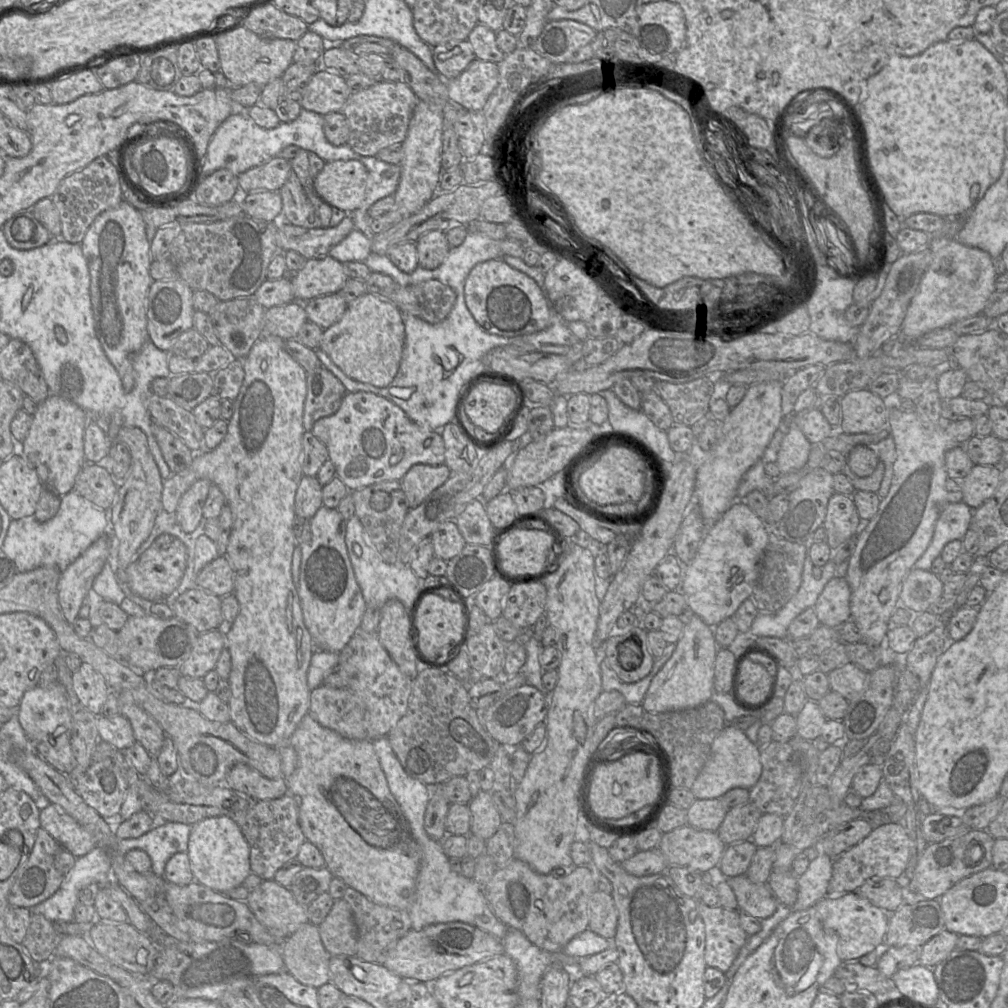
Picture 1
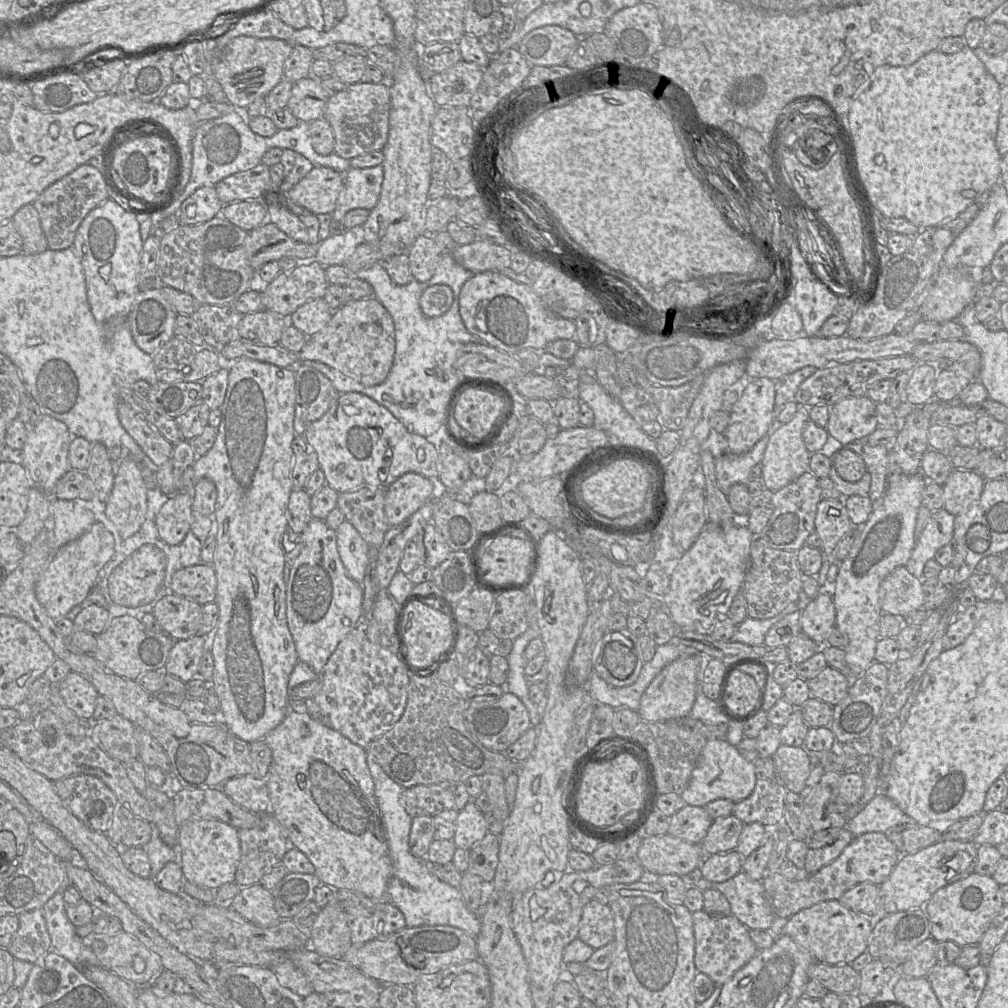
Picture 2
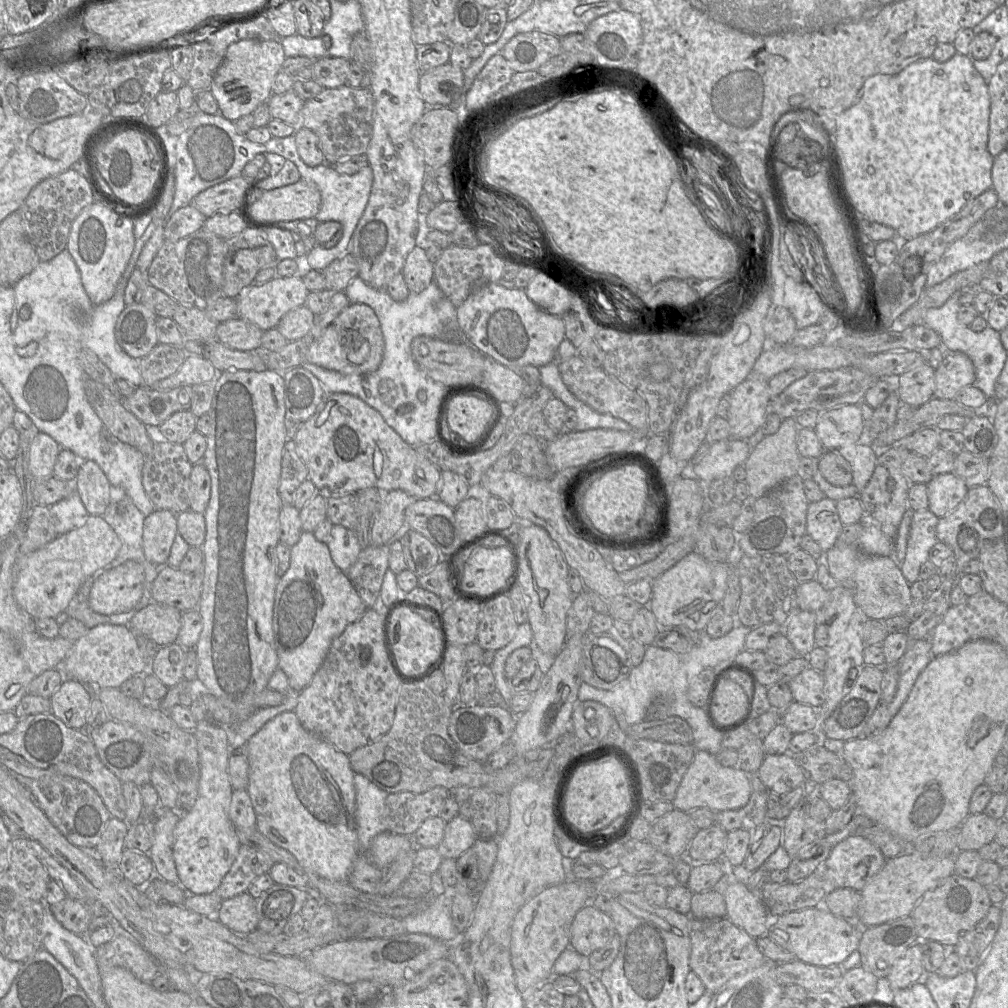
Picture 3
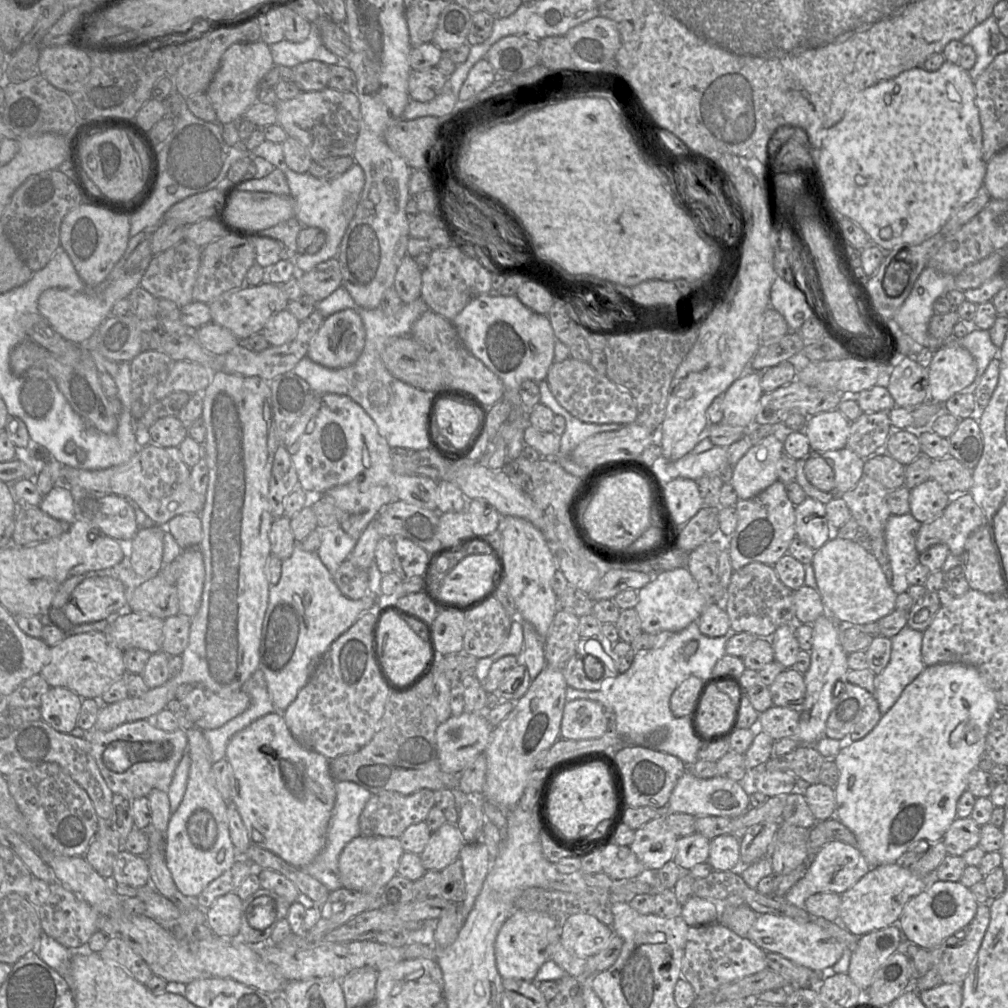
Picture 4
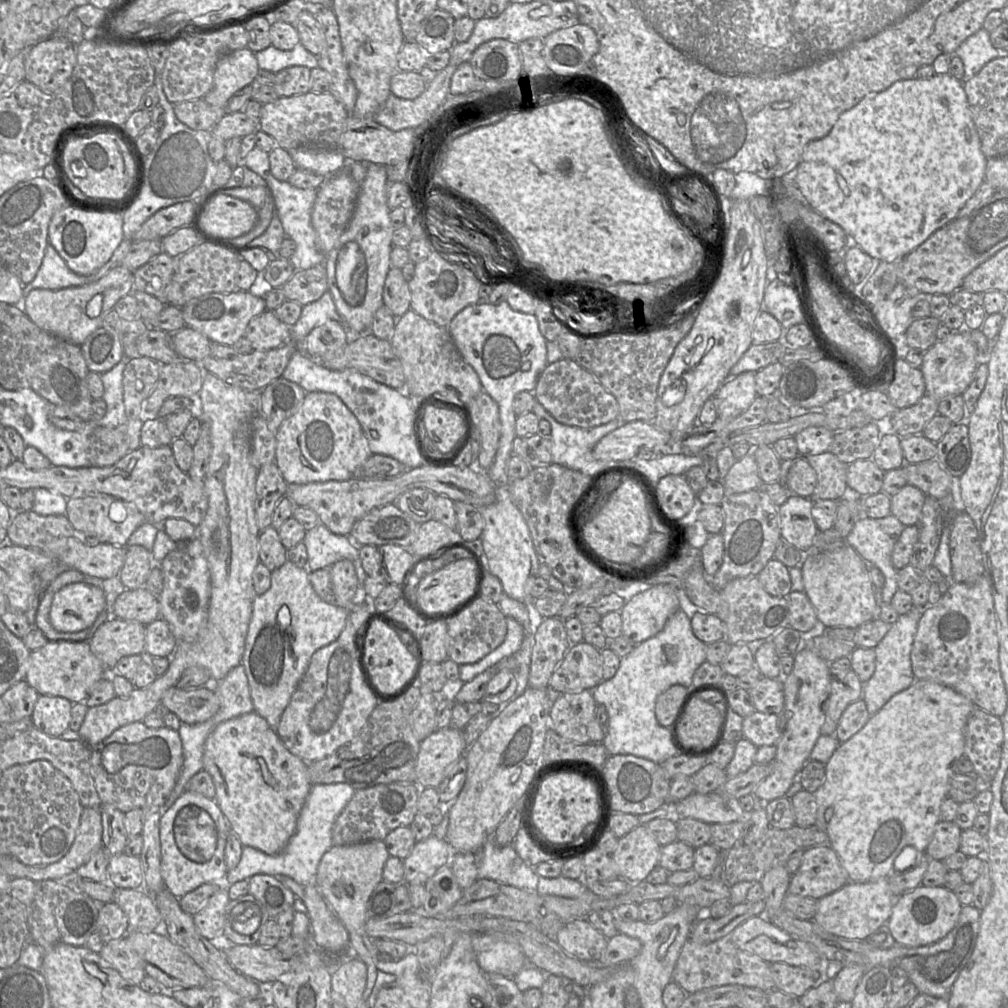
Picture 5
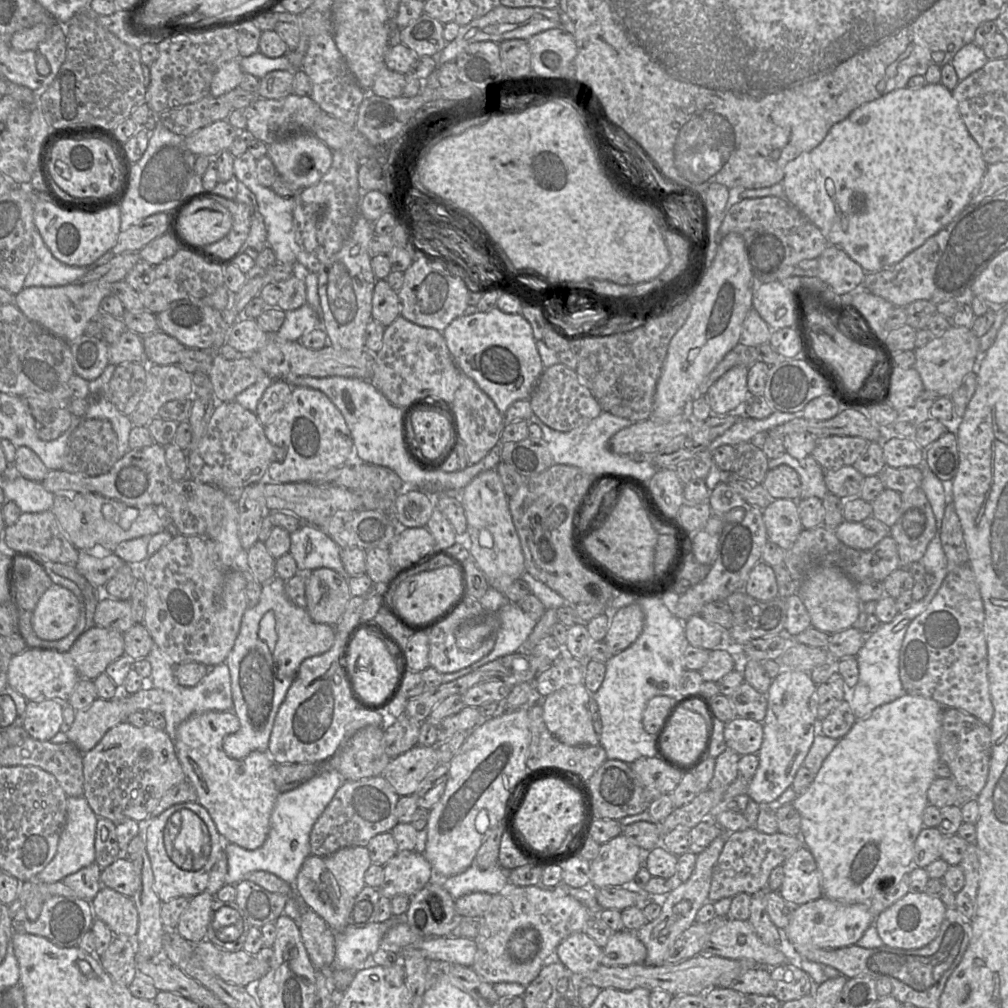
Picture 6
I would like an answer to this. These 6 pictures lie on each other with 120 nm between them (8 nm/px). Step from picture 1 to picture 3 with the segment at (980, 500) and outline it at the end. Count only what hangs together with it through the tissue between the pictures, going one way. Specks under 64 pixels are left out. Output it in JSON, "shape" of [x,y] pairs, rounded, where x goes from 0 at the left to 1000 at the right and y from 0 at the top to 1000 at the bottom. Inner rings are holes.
{"shape":[[[945,468],[927,472],[919,482],[921,506],[931,514],[943,509],[961,486],[957,478]]]}

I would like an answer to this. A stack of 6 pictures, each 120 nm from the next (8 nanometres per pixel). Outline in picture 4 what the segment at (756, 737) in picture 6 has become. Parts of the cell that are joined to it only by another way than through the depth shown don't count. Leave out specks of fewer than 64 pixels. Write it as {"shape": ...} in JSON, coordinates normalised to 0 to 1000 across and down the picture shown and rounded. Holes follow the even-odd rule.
{"shape":[[[765,700],[753,707],[750,722],[768,734],[789,728],[793,719],[793,705],[783,701]]]}

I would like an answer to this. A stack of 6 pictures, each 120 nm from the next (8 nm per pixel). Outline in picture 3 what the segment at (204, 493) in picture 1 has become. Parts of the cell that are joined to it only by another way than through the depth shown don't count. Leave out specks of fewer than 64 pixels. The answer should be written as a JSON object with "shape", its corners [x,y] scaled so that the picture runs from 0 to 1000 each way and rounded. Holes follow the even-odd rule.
{"shape":[[[154,505],[144,513],[141,545],[147,558],[161,563],[166,561],[171,540],[177,530],[176,510],[169,506]]]}

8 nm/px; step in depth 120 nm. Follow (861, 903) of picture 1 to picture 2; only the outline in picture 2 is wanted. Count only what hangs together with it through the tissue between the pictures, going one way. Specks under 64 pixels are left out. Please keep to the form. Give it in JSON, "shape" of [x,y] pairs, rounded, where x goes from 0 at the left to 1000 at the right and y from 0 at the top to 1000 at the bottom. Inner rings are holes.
{"shape":[[[819,893],[795,902],[782,911],[776,927],[784,929],[801,943],[808,953],[821,956],[842,956],[860,943],[867,912],[850,906],[832,893]]]}

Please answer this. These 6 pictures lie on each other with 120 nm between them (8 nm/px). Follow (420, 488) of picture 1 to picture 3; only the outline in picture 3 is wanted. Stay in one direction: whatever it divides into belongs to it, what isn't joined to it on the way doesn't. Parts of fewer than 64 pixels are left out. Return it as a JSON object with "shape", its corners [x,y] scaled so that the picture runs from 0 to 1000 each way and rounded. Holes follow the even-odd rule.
{"shape":[[[400,486],[380,488],[379,497],[367,523],[367,541],[378,542],[390,537],[393,529],[402,522],[403,504],[414,495]]]}

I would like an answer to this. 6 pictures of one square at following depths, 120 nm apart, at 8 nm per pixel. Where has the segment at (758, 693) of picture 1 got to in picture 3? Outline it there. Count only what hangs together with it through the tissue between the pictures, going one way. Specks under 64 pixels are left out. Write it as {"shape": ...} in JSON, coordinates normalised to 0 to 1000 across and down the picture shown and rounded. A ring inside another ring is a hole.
{"shape":[[[725,674],[716,675],[705,690],[702,710],[712,721],[728,717],[737,707],[740,700],[740,687]]]}

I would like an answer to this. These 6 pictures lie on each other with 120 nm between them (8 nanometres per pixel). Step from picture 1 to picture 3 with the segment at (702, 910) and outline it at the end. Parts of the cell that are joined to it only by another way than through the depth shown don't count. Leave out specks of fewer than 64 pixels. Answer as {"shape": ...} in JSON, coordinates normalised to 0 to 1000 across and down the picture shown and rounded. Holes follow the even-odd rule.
{"shape":[[[687,911],[685,934],[684,958],[697,974],[700,984],[708,985],[723,971],[753,959],[760,952],[751,938],[750,932],[721,911]]]}

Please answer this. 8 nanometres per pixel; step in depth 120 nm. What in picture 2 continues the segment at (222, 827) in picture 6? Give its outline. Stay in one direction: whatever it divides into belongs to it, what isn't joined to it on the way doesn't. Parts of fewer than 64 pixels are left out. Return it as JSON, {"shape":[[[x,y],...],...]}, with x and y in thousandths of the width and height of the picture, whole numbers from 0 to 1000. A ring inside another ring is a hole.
{"shape":[[[287,705],[283,712],[270,723],[261,734],[270,744],[271,754],[264,776],[267,786],[268,799],[265,807],[270,808],[285,825],[285,830],[291,840],[301,845],[313,861],[313,867],[319,877],[328,879],[333,883],[343,883],[361,890],[383,893],[385,874],[389,868],[389,854],[386,847],[384,830],[382,827],[379,810],[371,787],[371,775],[365,758],[363,743],[351,738],[336,726],[326,722],[316,713],[310,712],[305,706]]]}

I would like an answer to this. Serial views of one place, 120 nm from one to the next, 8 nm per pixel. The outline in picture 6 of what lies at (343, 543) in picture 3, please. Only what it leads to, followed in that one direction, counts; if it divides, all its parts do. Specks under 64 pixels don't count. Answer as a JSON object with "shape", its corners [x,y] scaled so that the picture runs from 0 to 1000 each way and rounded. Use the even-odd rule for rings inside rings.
{"shape":[[[301,520],[296,526],[288,529],[287,549],[294,557],[296,566],[326,563],[339,570],[343,570],[337,548],[339,544],[321,527],[310,520]]]}

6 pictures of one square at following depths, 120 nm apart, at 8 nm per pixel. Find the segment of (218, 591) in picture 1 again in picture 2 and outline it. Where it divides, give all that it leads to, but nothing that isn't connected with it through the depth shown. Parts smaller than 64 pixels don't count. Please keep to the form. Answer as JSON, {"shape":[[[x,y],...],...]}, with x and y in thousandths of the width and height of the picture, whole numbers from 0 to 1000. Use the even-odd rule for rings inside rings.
{"shape":[[[197,559],[179,563],[170,574],[169,588],[188,593],[199,600],[212,597],[215,573],[210,560]]]}

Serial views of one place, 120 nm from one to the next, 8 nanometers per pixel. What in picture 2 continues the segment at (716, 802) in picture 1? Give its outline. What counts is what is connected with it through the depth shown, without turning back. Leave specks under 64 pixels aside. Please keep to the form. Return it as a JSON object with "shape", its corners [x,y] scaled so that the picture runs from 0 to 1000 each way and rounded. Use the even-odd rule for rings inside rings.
{"shape":[[[680,799],[666,810],[662,827],[684,836],[694,837],[706,814],[697,801]]]}

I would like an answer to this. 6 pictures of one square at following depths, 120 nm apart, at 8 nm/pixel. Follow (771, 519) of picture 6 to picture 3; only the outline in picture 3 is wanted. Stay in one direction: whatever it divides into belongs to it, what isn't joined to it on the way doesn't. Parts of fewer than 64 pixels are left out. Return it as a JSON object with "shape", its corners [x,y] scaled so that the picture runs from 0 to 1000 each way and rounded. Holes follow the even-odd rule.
{"shape":[[[818,493],[803,500],[800,530],[813,540],[816,548],[829,541],[836,522],[830,508],[829,497]]]}

